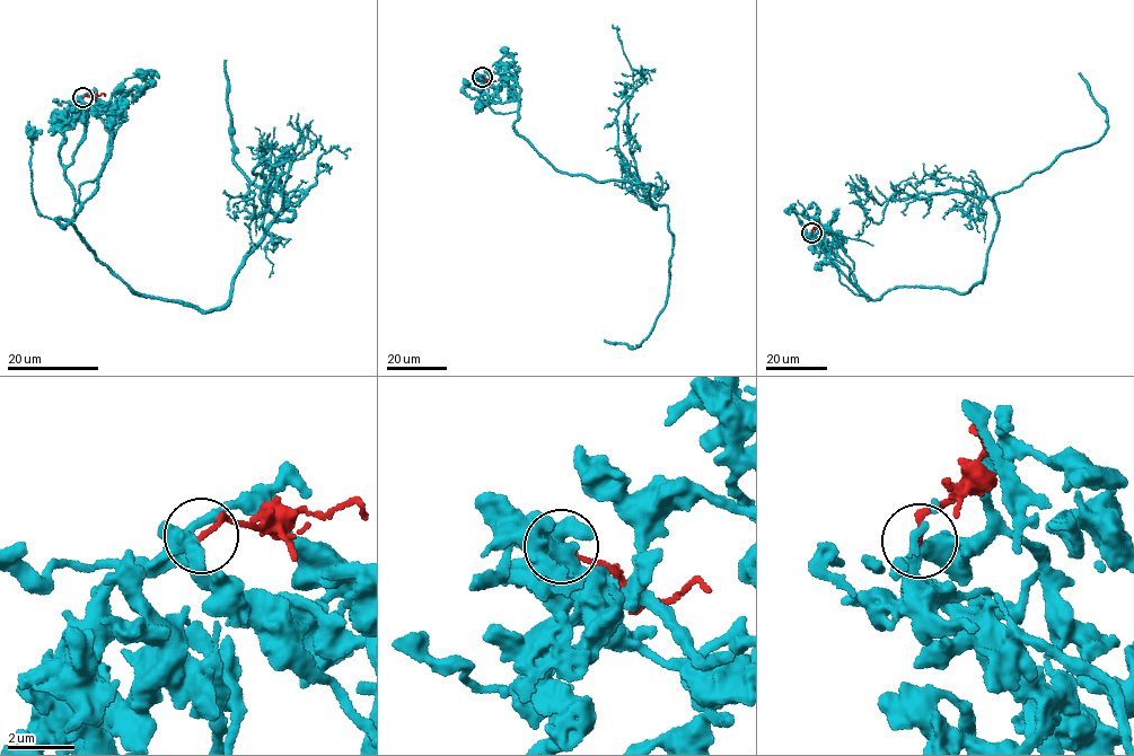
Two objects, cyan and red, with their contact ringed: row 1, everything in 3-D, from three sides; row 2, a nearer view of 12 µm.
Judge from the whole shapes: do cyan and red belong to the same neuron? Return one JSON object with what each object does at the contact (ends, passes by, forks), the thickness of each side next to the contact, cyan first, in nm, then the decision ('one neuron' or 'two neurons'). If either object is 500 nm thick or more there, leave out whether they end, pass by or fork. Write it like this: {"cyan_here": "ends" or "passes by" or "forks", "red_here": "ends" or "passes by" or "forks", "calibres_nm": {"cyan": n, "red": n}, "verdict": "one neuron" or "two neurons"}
{"cyan_here": "passes by", "red_here": "ends", "calibres_nm": {"cyan": 400, "red": 160}, "verdict": "two neurons"}

